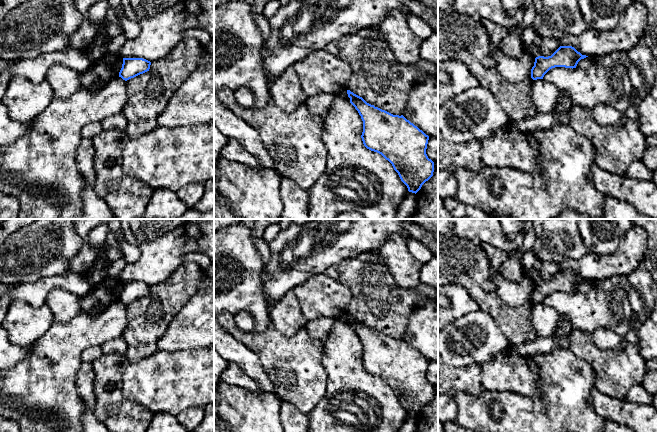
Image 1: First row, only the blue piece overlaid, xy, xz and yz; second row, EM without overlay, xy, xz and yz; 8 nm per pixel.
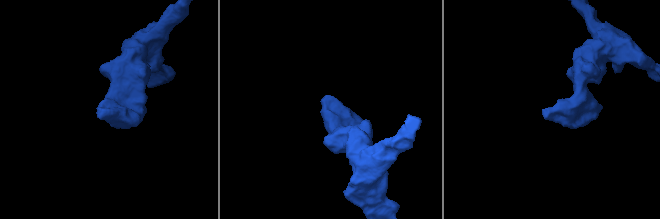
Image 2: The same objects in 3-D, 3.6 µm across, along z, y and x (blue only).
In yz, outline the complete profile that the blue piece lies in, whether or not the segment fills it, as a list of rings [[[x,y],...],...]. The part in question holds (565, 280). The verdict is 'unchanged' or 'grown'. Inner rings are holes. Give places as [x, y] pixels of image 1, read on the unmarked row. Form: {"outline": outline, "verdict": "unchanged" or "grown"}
{"outline": [[[560,270],[551,280],[535,282],[531,302],[543,303],[544,299],[555,291],[576,292],[578,286],[586,281],[588,280],[582,279],[572,270]]], "verdict": "unchanged"}

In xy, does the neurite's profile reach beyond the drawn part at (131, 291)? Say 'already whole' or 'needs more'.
already whole

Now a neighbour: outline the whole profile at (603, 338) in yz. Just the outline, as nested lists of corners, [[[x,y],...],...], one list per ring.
[[[601,327],[592,333],[594,345],[599,349],[611,349],[623,340],[612,330]]]

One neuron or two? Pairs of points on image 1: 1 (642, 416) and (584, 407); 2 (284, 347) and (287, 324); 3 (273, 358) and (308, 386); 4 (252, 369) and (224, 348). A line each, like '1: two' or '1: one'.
1: two
2: two
3: one
4: one

